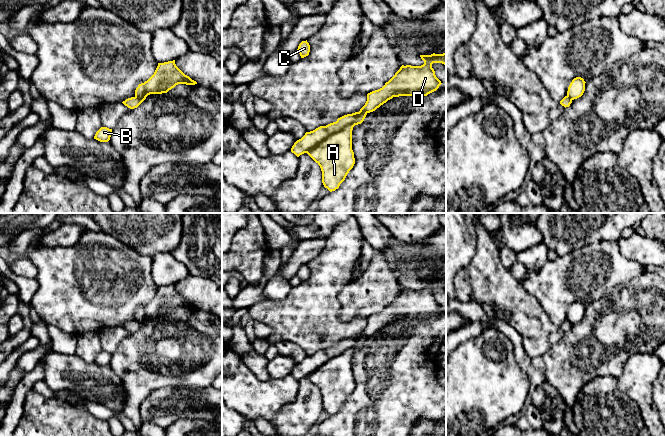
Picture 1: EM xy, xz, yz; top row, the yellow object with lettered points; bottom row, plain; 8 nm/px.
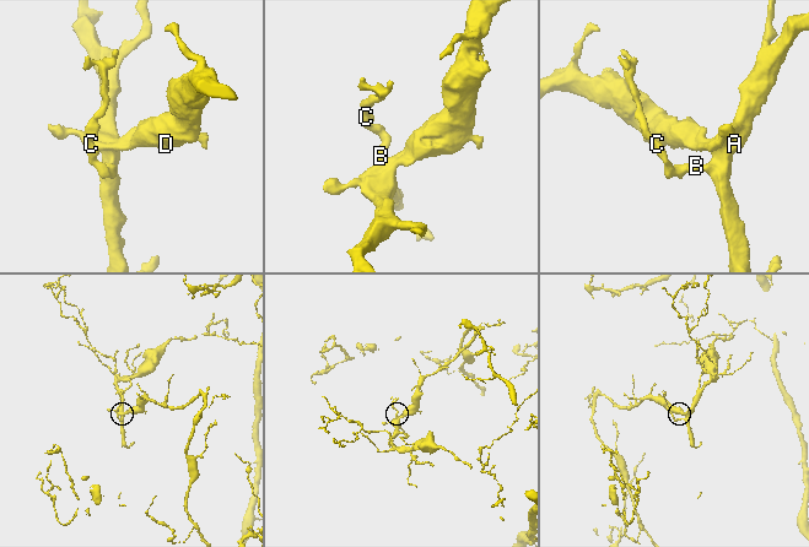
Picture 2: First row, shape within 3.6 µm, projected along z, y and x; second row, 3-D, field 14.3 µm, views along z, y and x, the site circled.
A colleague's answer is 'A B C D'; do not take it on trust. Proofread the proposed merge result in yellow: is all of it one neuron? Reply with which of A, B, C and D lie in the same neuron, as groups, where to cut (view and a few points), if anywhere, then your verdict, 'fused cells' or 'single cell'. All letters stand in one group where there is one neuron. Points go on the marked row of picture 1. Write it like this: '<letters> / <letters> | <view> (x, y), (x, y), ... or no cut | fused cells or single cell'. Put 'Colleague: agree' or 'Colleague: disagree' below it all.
A B C / D | xz (366, 112), (360, 112), (349, 124), (329, 134), (305, 152) | fused cells
Colleague: disagree

